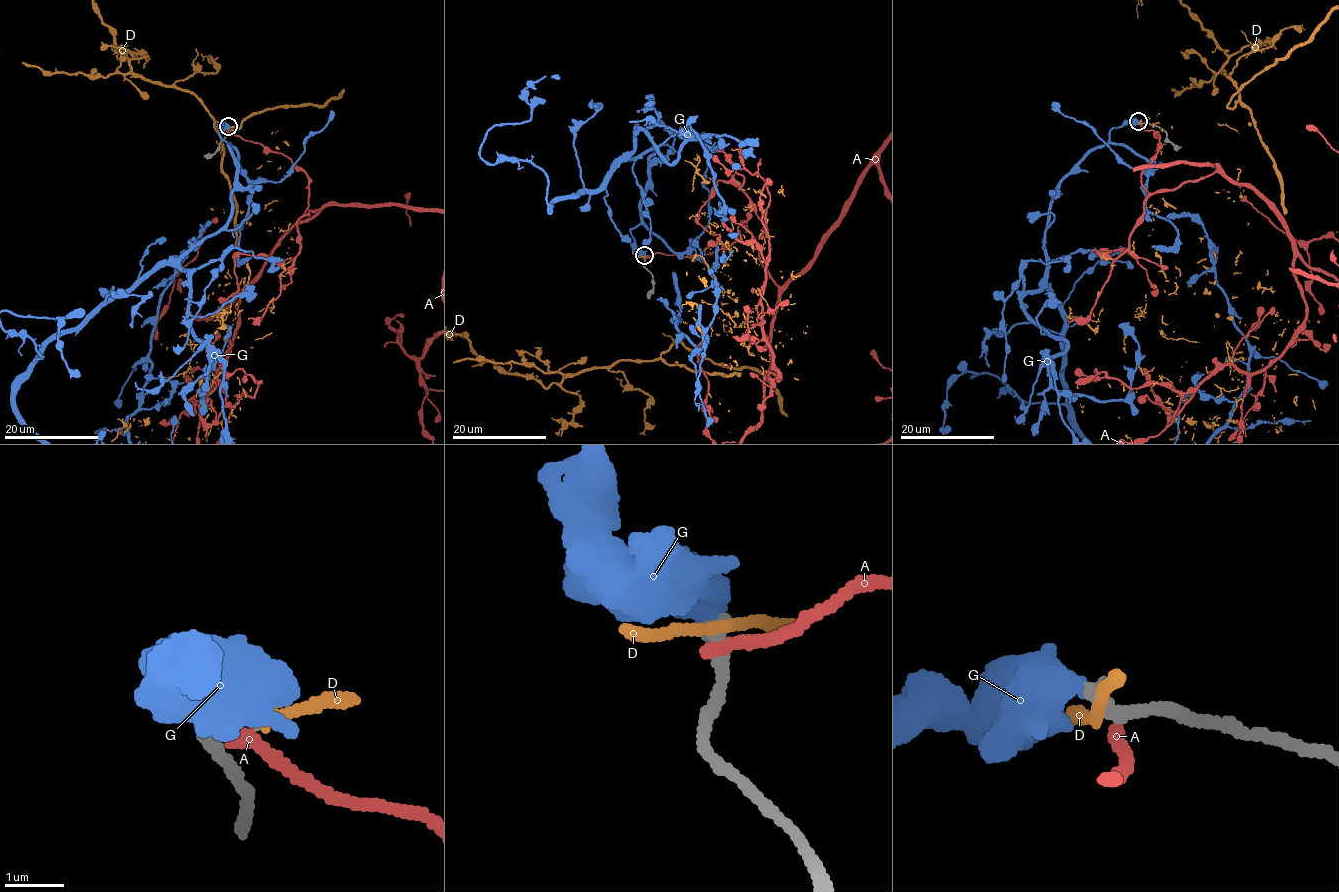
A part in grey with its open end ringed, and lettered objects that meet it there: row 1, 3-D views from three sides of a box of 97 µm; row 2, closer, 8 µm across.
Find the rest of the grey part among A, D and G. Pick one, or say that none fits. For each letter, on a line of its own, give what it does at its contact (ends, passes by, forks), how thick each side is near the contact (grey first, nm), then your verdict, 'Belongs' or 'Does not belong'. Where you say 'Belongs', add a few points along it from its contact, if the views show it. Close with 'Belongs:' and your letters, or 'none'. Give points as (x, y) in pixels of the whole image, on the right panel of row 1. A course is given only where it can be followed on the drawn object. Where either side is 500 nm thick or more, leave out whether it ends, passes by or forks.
A: It ends there. Thickness 340 nm (grey) against 240 nm. Does not belong
D: It passes by. Thickness 320 nm (grey) against 170 nm. Does not belong
G: It passes by. Thickness 320 nm (grey) against 440 nm. Belongs
Belongs: G

